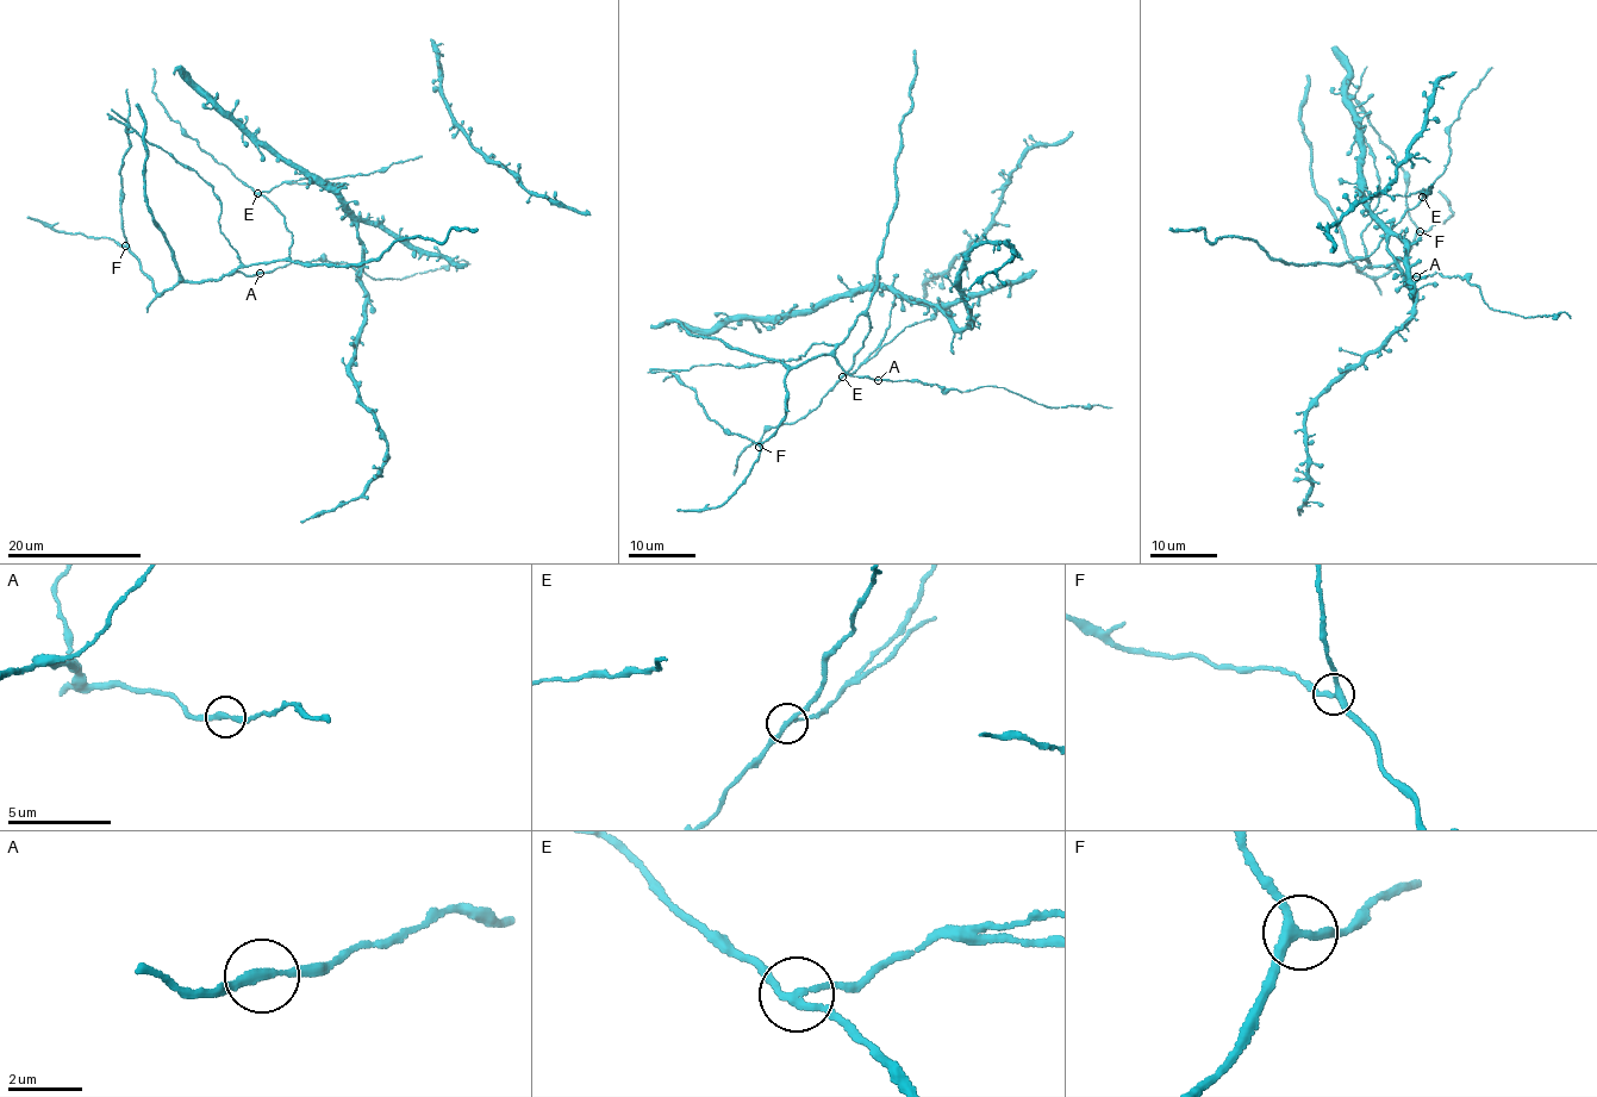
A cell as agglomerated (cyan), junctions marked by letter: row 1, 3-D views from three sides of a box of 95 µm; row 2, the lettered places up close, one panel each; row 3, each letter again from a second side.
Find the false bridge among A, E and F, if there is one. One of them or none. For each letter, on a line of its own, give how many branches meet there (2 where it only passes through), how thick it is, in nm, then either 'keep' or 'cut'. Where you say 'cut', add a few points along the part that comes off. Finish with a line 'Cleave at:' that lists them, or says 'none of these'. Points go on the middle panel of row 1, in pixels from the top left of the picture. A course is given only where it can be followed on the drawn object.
A: branches 2; calibre 190 nm; keep
E: branches 3; calibre 170 nm; cut; course (841, 376), (854, 374), (905, 326), (934, 319), (936, 311), (946, 310), (959, 298)
F: branches 3; calibre 240 nm; keep
Cleave at: E

